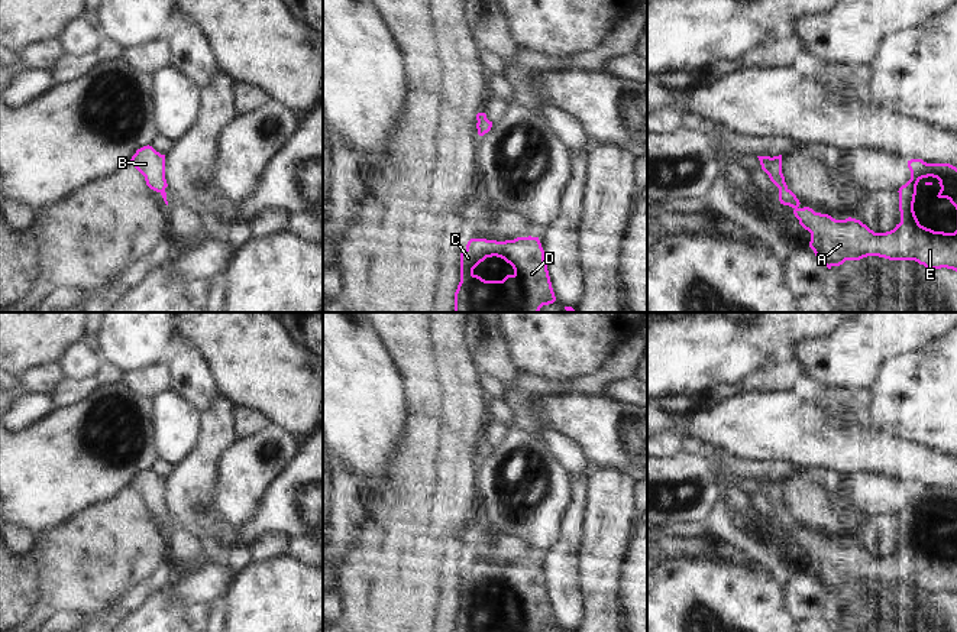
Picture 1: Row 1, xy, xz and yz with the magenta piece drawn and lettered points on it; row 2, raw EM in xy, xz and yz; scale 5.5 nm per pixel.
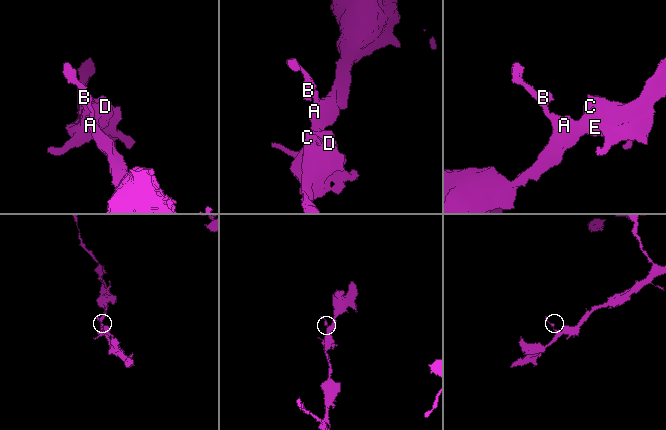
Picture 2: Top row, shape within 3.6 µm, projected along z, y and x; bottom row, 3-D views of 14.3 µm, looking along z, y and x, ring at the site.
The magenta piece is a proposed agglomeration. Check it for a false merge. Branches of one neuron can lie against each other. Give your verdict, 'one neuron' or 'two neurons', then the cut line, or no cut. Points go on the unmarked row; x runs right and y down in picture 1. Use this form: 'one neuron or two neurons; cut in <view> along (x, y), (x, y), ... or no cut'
one neuron; no cut

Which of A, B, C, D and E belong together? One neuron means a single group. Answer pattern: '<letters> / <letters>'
A B C D E

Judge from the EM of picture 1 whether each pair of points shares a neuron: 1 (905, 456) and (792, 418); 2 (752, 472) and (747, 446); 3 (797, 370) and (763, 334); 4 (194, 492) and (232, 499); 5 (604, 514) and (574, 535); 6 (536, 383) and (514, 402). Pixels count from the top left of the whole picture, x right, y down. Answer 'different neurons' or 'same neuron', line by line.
1: same neuron
2: different neurons
3: different neurons
4: different neurons
5: different neurons
6: same neuron

